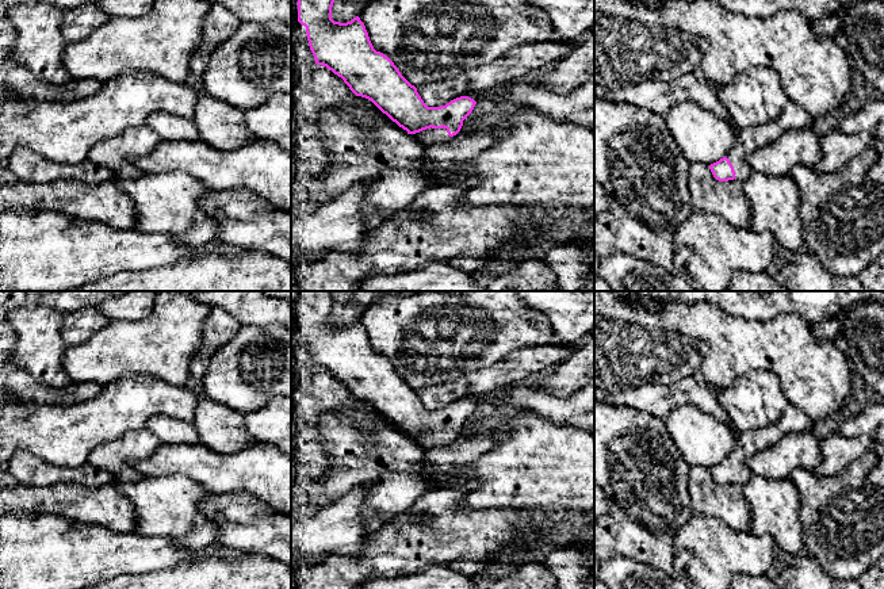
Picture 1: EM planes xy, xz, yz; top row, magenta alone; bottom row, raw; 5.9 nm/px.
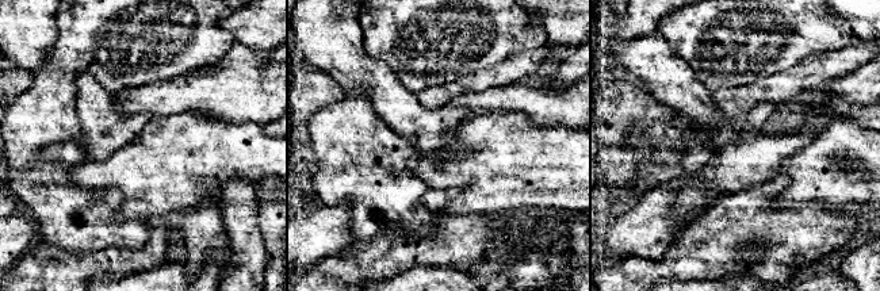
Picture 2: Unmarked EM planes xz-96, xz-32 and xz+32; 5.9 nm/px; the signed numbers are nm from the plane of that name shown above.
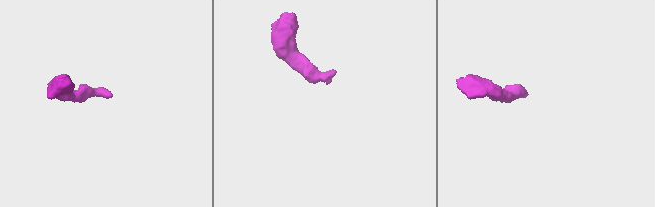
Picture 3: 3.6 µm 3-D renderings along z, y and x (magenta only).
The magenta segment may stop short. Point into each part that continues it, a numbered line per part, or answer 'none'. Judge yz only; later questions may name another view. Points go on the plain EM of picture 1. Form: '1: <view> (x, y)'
1: yz (793, 420)

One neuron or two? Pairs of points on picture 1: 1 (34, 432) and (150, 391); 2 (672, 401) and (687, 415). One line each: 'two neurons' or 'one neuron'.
1: one neuron
2: two neurons

